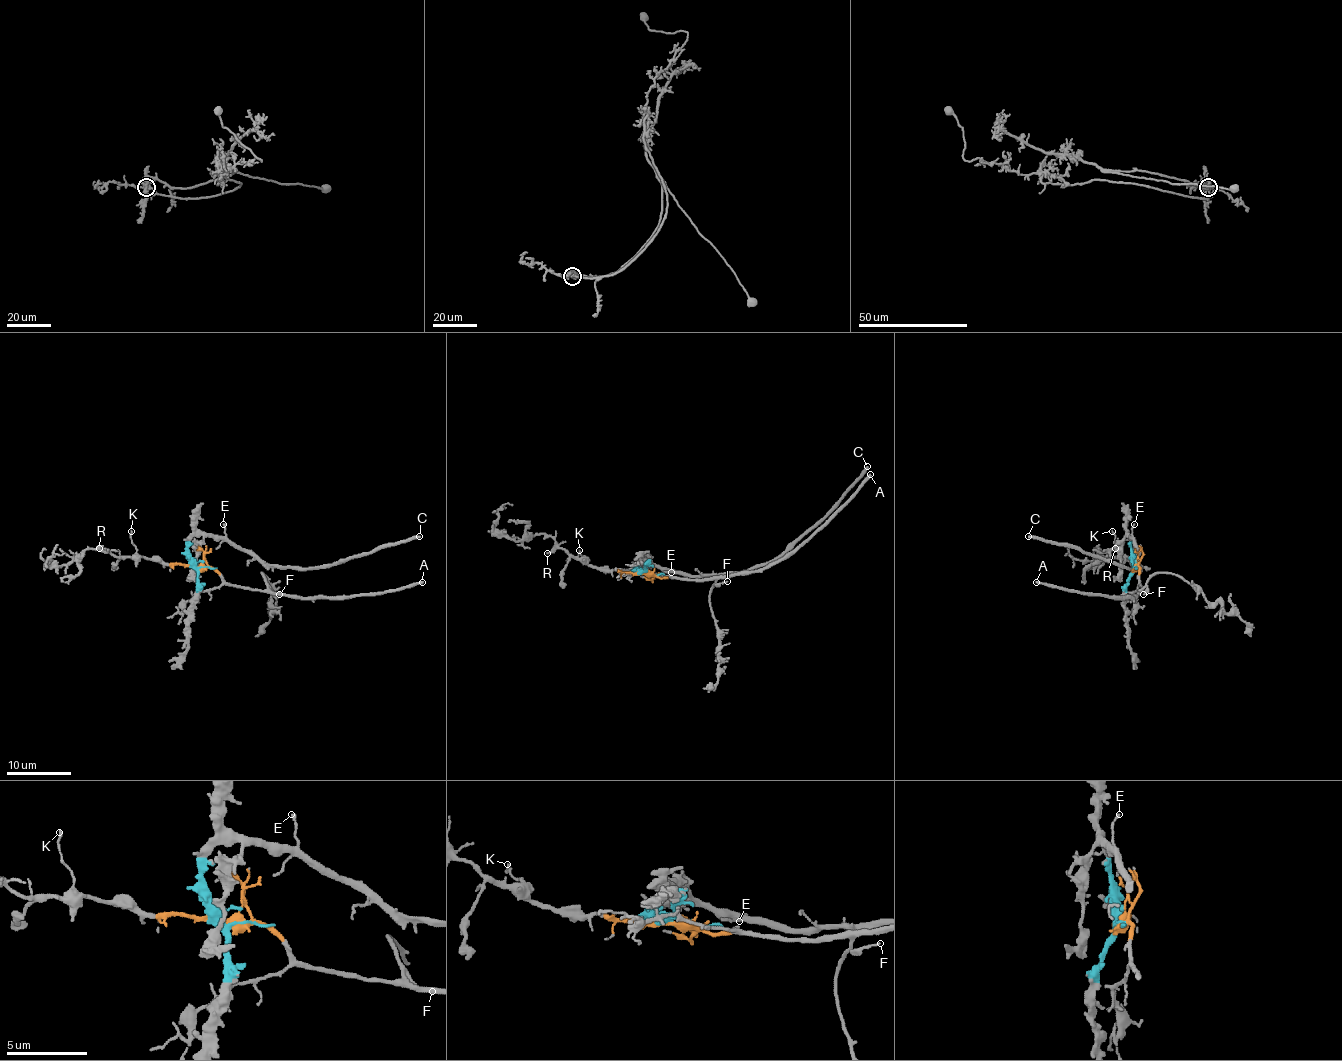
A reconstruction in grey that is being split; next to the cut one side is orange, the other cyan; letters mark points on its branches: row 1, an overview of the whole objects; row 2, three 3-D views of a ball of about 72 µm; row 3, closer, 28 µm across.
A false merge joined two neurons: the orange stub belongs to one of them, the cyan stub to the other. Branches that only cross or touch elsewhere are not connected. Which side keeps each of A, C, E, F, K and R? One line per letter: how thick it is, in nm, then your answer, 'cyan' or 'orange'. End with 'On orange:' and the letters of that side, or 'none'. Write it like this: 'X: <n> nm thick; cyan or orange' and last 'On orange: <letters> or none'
A: 280 nm thick; orange
C: 300 nm thick; cyan
E: 130 nm thick; cyan
F: 110 nm thick; orange
K: 120 nm thick; orange
R: 180 nm thick; orange
On orange: A, F, K, R

